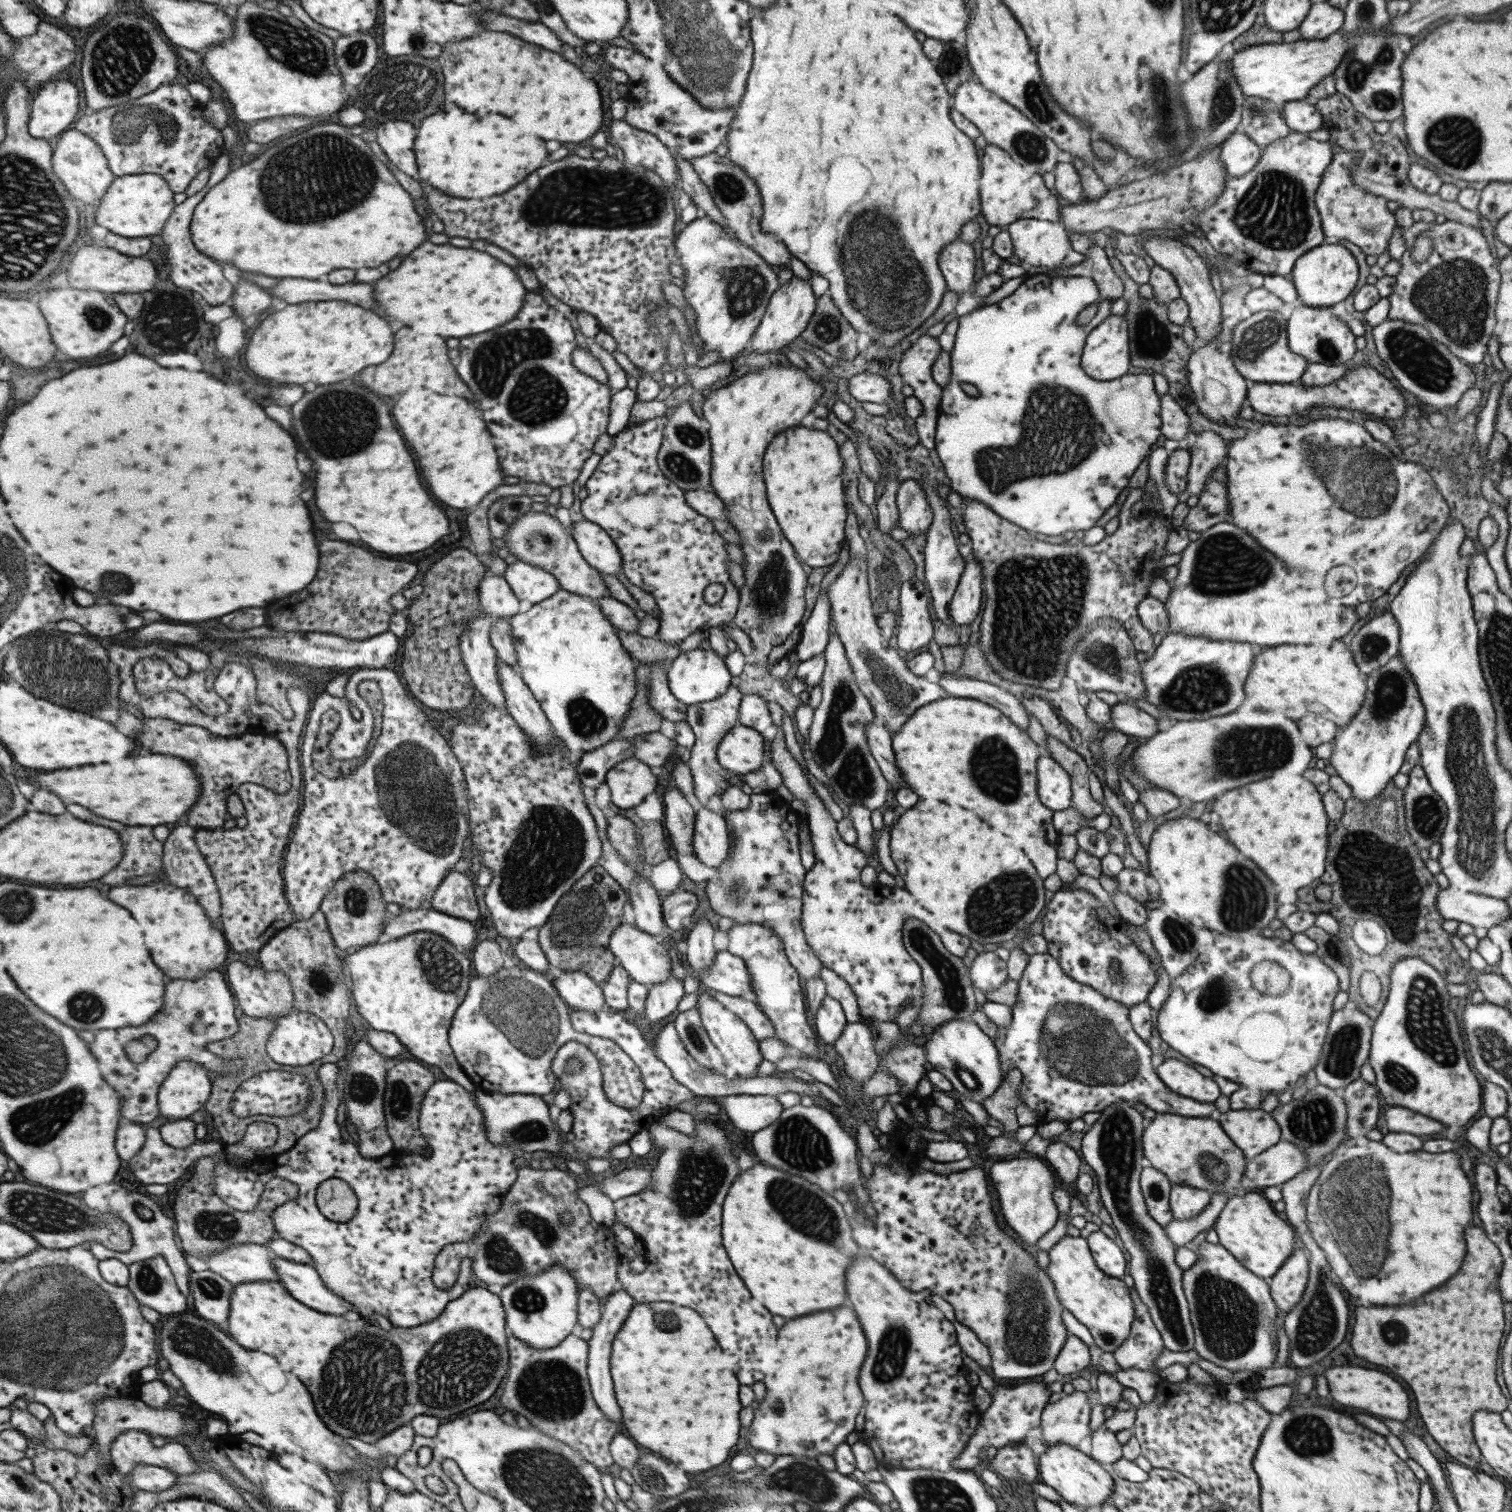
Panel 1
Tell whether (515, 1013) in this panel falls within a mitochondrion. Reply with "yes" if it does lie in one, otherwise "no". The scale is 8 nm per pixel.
yes

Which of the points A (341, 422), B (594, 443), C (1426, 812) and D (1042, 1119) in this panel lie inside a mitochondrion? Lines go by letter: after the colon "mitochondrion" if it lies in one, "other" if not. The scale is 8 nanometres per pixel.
A: mitochondrion
B: other
C: mitochondrion
D: other

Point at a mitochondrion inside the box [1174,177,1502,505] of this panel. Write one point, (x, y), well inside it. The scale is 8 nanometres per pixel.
(1454, 296)

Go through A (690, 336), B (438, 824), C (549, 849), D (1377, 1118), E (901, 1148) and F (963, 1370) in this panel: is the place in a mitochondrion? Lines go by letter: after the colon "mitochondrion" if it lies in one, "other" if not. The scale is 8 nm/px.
A: other
B: mitochondrion
C: mitochondrion
D: other
E: other
F: other

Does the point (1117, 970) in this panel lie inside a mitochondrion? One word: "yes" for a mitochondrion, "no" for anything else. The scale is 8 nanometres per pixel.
yes

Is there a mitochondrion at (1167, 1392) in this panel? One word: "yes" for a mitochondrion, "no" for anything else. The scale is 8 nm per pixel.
no

